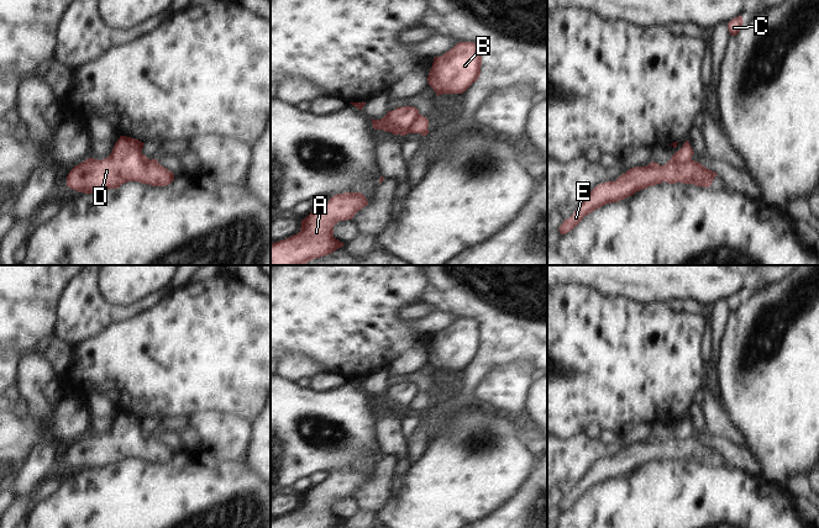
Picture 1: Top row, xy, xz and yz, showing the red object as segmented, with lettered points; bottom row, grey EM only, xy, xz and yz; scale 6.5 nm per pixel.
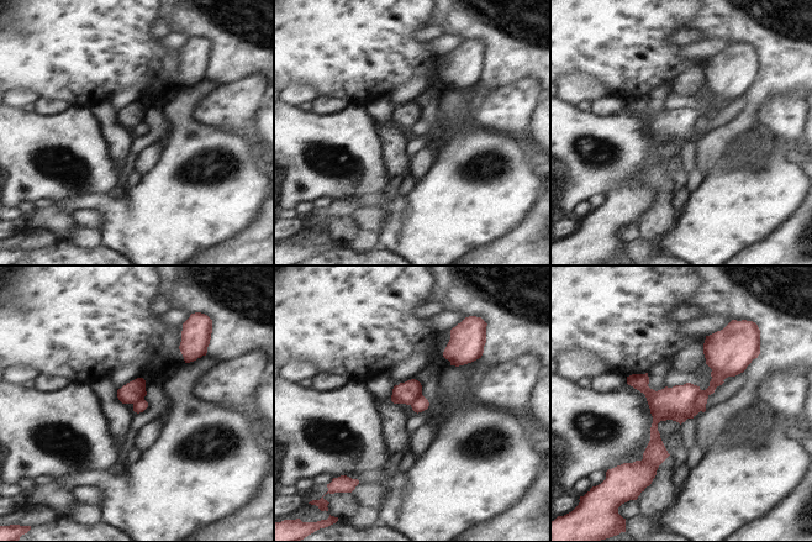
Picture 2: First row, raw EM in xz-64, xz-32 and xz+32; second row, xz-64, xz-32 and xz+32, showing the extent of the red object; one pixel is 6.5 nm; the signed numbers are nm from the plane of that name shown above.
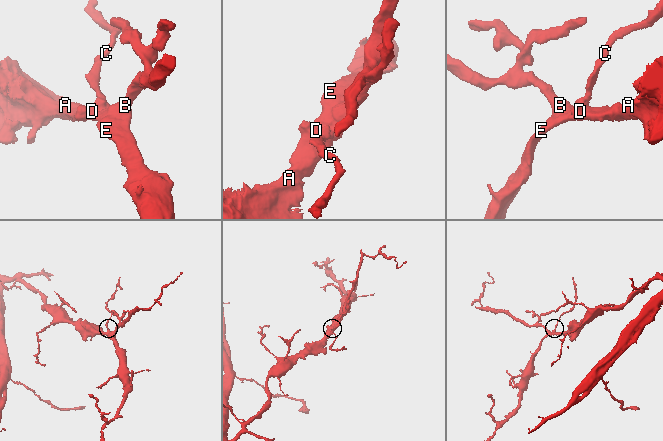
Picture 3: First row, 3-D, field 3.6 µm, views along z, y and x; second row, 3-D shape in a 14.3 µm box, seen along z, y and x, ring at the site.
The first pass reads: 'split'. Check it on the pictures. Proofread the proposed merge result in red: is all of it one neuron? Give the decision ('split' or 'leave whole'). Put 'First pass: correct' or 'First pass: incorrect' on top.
First pass: correct
split

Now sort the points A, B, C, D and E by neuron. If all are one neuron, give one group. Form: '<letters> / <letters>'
A B D E / C

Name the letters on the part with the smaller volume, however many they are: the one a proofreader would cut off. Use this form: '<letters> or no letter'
C

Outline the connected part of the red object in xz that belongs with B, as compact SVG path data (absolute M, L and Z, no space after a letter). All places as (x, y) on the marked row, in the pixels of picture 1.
M458 42L441 57L435 57L429 73L429 85L436 95L462 94L481 75L481 47L473 42Z

